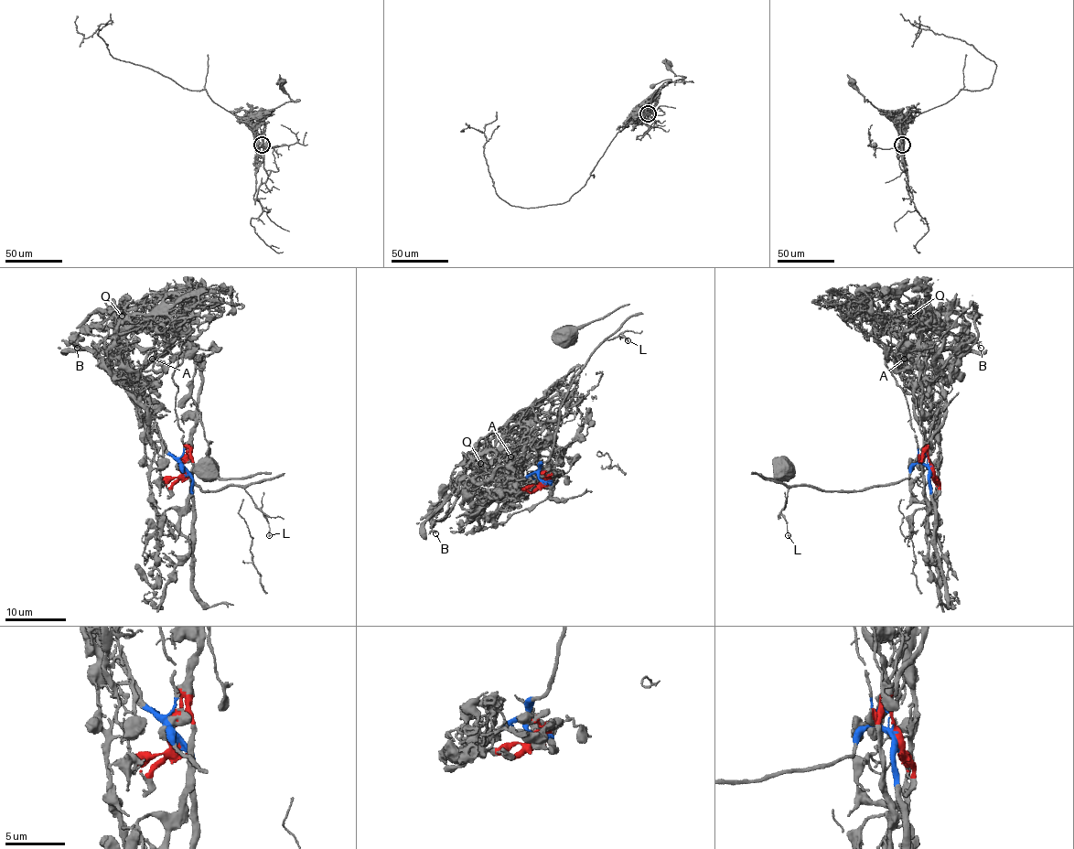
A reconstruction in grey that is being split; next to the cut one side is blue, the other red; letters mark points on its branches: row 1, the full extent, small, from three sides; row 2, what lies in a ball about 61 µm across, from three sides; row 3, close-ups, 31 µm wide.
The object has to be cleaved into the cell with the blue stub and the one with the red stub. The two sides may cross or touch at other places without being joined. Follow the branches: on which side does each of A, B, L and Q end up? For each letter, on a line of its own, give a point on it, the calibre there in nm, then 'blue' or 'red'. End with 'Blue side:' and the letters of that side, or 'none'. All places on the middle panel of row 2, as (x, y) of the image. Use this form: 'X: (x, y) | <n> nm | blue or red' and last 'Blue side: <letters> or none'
A: (510, 456) | 140 nm | red
B: (435, 533) | 170 nm | red
L: (628, 340) | 140 nm | blue
Q: (480, 463) | 120 nm | red
Blue side: L

